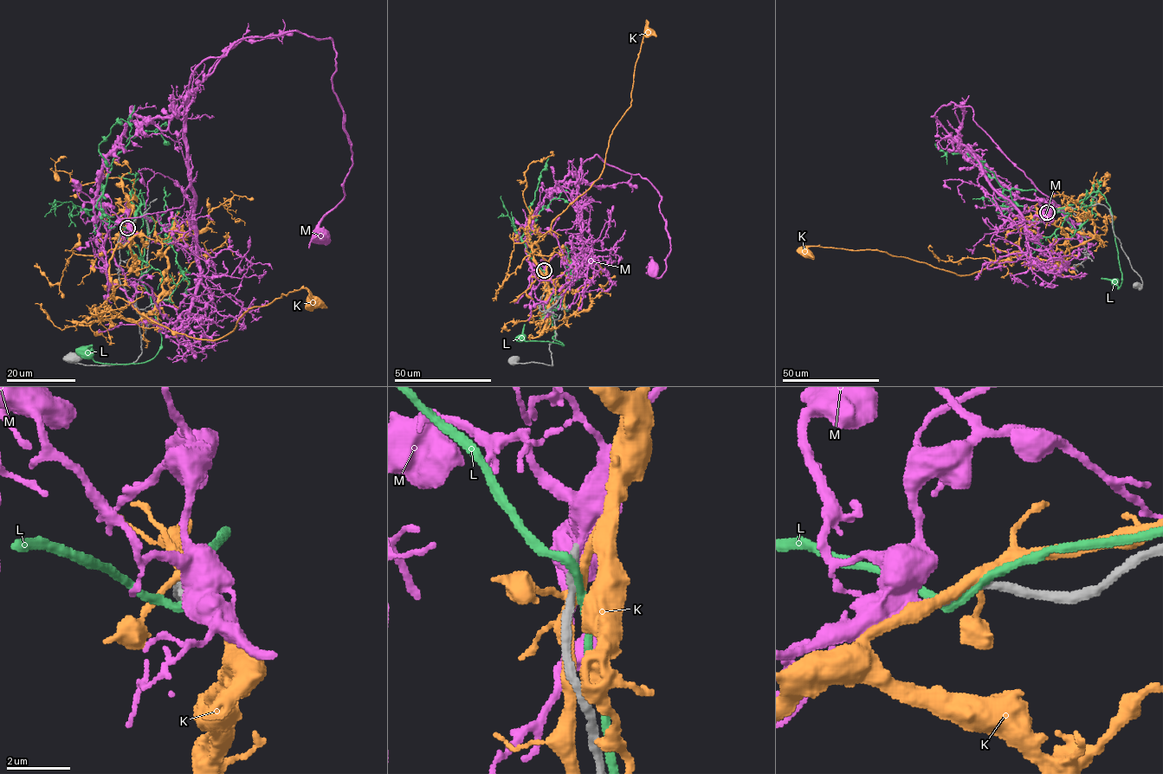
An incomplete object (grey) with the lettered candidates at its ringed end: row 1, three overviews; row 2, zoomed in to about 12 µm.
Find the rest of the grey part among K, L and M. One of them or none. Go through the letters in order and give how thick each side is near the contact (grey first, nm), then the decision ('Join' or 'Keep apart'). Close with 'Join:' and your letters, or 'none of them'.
K: Thickness 320 nm (grey) against 320 nm. Keep apart
L: Thickness 320 nm (grey) against 260 nm. Keep apart
M: Thickness 280 nm (grey) against 200 nm. Keep apart
Join: none of them

